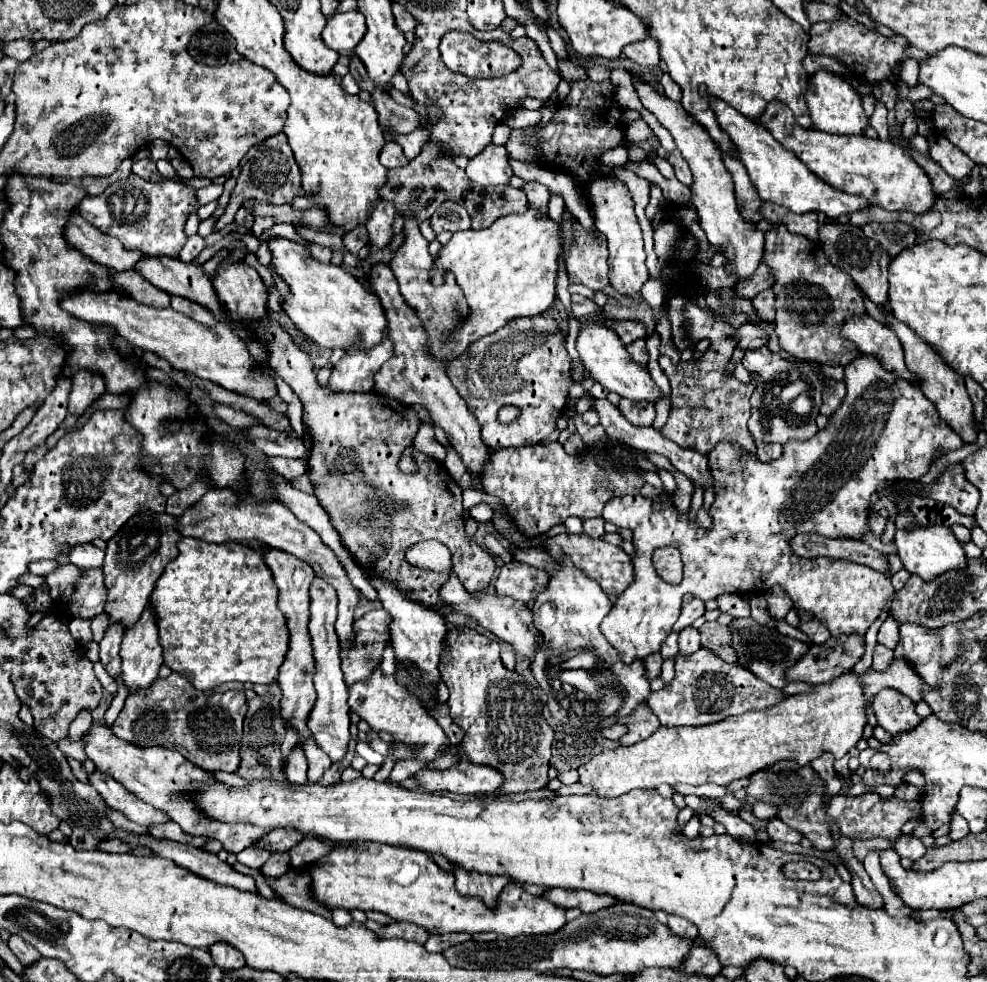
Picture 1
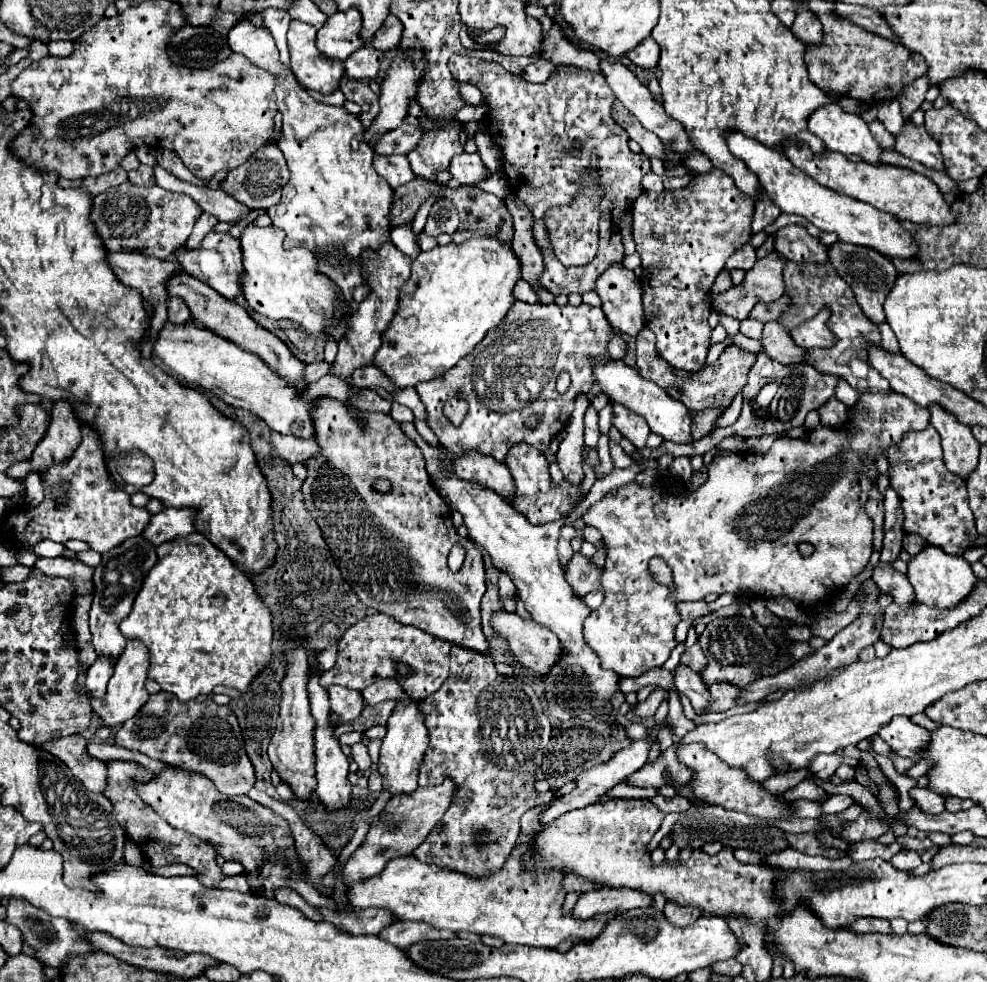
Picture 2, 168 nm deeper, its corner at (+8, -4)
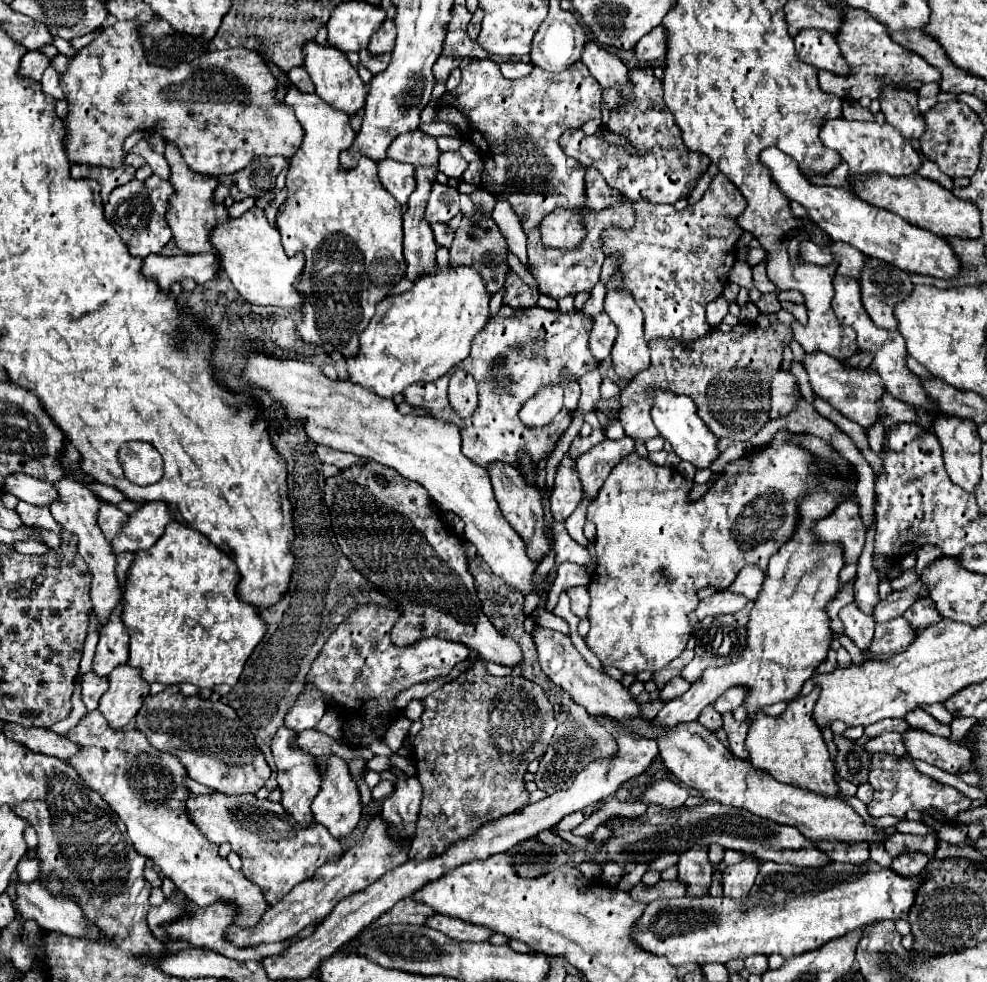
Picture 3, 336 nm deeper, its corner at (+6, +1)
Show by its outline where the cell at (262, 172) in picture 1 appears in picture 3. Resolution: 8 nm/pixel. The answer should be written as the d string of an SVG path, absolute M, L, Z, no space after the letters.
M254 157L248 167L228 177L230 195L234 197L234 201L242 201L246 197L262 197L264 193L274 189L276 177L284 167L288 167L286 157Z

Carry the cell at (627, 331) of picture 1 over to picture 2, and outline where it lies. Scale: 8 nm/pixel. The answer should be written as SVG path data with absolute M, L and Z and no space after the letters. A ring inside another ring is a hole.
M516 302L504 316L504 322L500 322L500 326L496 326L496 330L490 330L486 334L486 338L480 342L480 346L476 346L476 350L472 350L472 354L468 354L468 358L462 358L456 364L456 368L448 370L448 374L440 376L432 382L422 382L422 384L414 386L426 408L426 414L428 414L426 422L432 428L432 432L436 434L438 442L446 450L456 454L458 458L470 450L476 450L480 454L496 458L498 462L504 462L508 450L518 442L528 442L530 446L538 448L540 452L546 452L552 438L556 438L568 426L576 396L588 394L596 380L592 366L588 366L588 358L604 362L606 342L612 334L614 332L608 326L608 320L604 318L604 312L600 308L590 308L586 304L580 304L578 308L566 304L564 308L560 308L556 304L544 306L544 304ZM562 370L566 370L572 376L572 386L568 388L566 394L556 392L556 376ZM452 392L460 392L462 398L470 406L466 420L458 428L452 428L452 422L448 422L448 418L442 412L442 406L448 398L452 398ZM524 392L530 392L530 394L534 392L534 402L526 402ZM534 414L540 414L542 422L538 424L538 428L528 430L524 426L524 422Z

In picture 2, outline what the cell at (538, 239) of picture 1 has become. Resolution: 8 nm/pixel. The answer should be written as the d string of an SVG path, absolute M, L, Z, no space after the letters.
M472 238L464 244L438 246L430 252L420 252L412 262L412 276L400 290L398 308L382 334L382 346L374 354L374 366L380 368L394 384L394 390L416 386L418 382L428 382L450 368L464 356L468 356L474 346L496 328L510 306L516 302L512 298L512 286L520 280L520 264L512 254L512 246L500 244L496 238Z

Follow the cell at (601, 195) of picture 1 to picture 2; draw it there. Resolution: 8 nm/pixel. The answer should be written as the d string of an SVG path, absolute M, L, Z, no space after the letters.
M612 264L596 282L596 292L602 300L606 320L616 332L632 338L644 328L642 290L640 280L632 270L624 270L622 264Z

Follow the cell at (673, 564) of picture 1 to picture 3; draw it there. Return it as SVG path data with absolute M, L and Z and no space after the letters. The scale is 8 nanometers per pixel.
M718 591L712 597L706 597L698 603L695 614L698 618L696 630L700 629L701 621L706 615L724 615L724 613L738 613L746 607L746 597L734 595L730 591Z

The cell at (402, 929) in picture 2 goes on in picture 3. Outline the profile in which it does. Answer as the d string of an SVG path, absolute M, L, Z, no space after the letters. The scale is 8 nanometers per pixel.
M430 915L426 919L426 925L432 929L438 929L444 935L458 939L458 941L488 941L488 937L492 935L490 929L484 929L478 925L468 925L466 921L458 921L454 917L444 917L444 915Z

